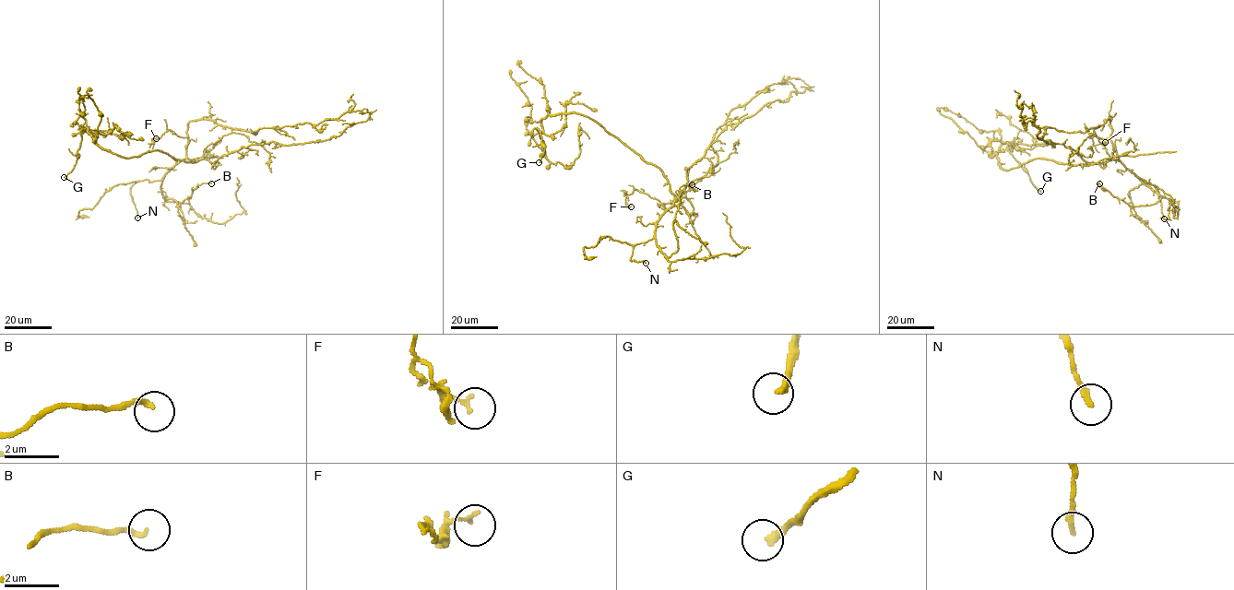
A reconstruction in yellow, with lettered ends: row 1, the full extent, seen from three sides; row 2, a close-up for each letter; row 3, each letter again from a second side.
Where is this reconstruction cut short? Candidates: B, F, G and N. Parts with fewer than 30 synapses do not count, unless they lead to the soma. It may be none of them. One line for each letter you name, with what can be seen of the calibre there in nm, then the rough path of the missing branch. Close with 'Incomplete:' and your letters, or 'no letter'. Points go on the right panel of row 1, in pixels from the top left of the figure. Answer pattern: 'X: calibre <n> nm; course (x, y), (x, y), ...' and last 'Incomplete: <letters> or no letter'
G: calibre 280 nm; course (1040, 191), (1071, 217), (1093, 245), (1105, 247)
Incomplete: G

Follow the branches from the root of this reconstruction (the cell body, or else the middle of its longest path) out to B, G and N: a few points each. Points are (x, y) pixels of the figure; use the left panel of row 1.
B: (194, 162), (196, 159), (184, 159), (169, 170), (160, 188), (165, 197), (178, 206), (196, 185), (211, 183)
G: (194, 162), (156, 150), (124, 158), (101, 148), (88, 128), (79, 132), (76, 164), (64, 177)
N: (194, 162), (196, 159), (184, 159), (160, 180), (145, 179), (133, 184), (130, 194), (137, 218)

